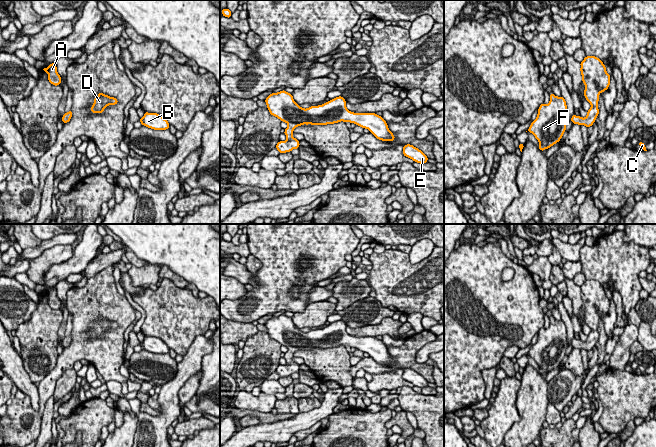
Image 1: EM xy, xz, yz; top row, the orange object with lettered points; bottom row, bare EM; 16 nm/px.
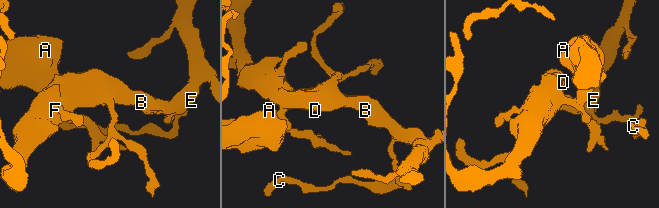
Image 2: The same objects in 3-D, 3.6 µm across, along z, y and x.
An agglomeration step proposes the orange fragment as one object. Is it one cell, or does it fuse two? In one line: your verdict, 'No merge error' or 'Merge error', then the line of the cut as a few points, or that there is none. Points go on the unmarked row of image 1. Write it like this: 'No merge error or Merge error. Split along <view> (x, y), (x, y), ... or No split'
No merge error. No split

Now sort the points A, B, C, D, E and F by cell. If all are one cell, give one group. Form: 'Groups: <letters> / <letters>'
Groups: A B C D E F

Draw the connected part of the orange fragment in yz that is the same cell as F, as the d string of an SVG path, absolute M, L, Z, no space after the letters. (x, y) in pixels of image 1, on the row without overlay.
M550 317L549 328L542 327L538 333L537 342L532 345L529 353L539 365L541 375L550 372L560 365L568 346L567 329L565 323Z

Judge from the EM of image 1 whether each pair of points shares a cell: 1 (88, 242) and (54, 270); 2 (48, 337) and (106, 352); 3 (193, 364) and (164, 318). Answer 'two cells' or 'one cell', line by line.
1: one cell
2: two cells
3: two cells

